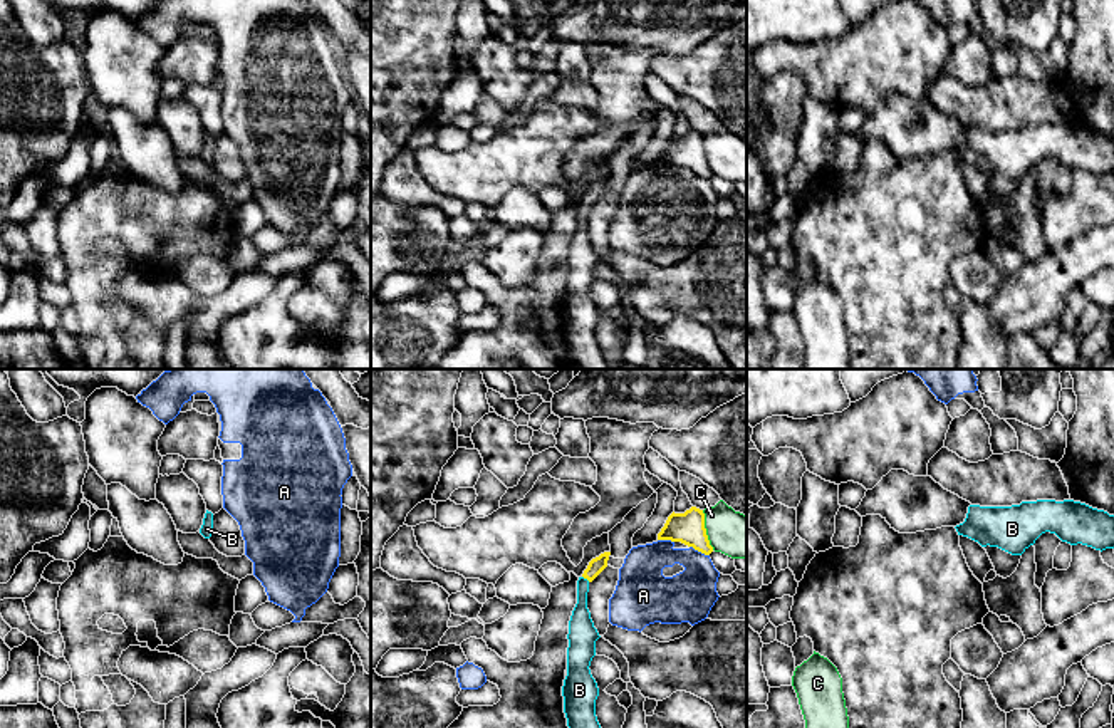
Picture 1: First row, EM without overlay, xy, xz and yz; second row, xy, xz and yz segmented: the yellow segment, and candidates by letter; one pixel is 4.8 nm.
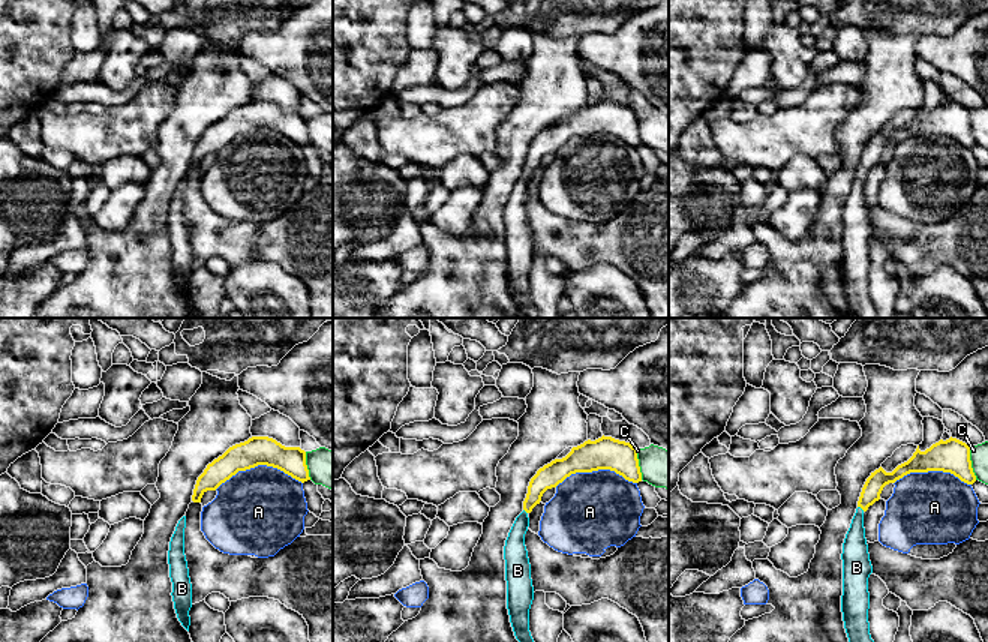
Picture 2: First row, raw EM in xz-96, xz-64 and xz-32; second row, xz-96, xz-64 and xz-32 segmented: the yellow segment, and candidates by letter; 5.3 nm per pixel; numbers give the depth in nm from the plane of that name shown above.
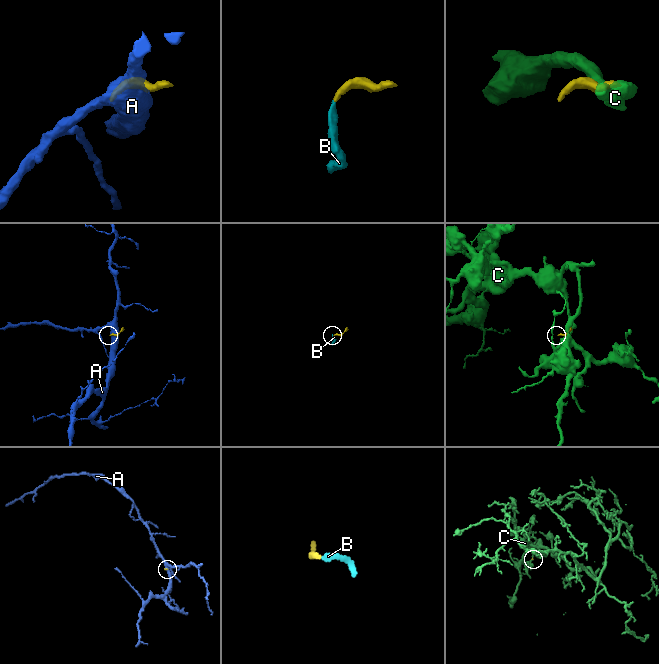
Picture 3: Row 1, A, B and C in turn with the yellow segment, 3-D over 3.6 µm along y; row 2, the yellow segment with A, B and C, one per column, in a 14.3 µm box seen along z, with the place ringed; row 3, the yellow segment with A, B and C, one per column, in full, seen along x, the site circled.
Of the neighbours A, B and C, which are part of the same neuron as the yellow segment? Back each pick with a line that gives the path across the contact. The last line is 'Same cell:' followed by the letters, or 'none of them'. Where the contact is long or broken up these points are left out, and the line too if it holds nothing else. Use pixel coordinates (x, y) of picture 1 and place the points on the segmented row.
B: across xz (596, 566), (586, 577), (581, 628)
Same cell: B

